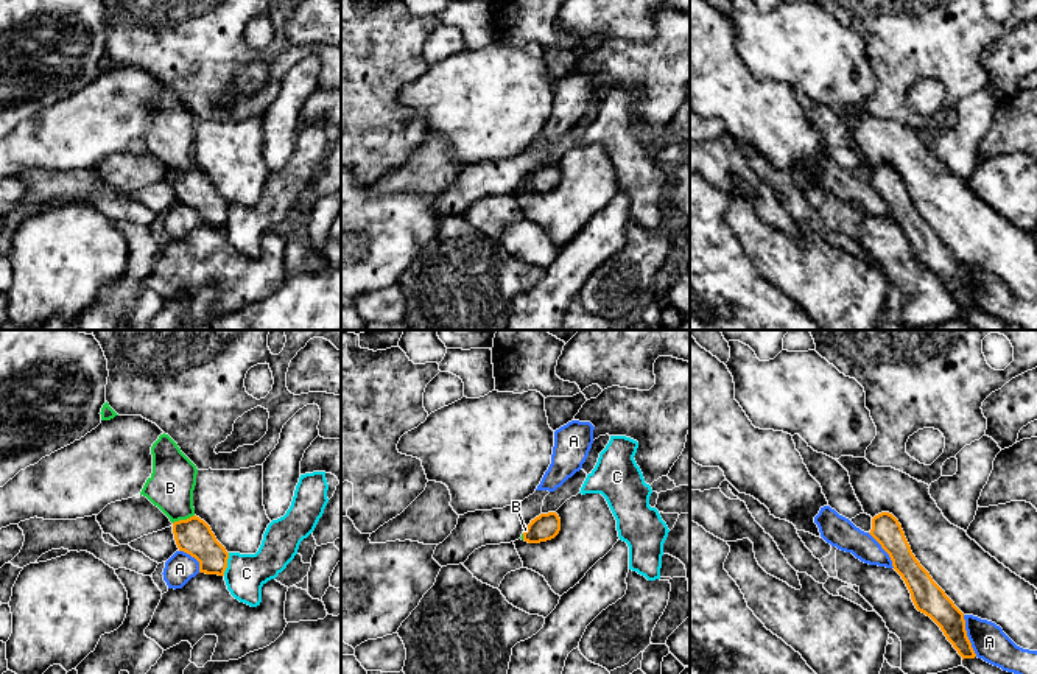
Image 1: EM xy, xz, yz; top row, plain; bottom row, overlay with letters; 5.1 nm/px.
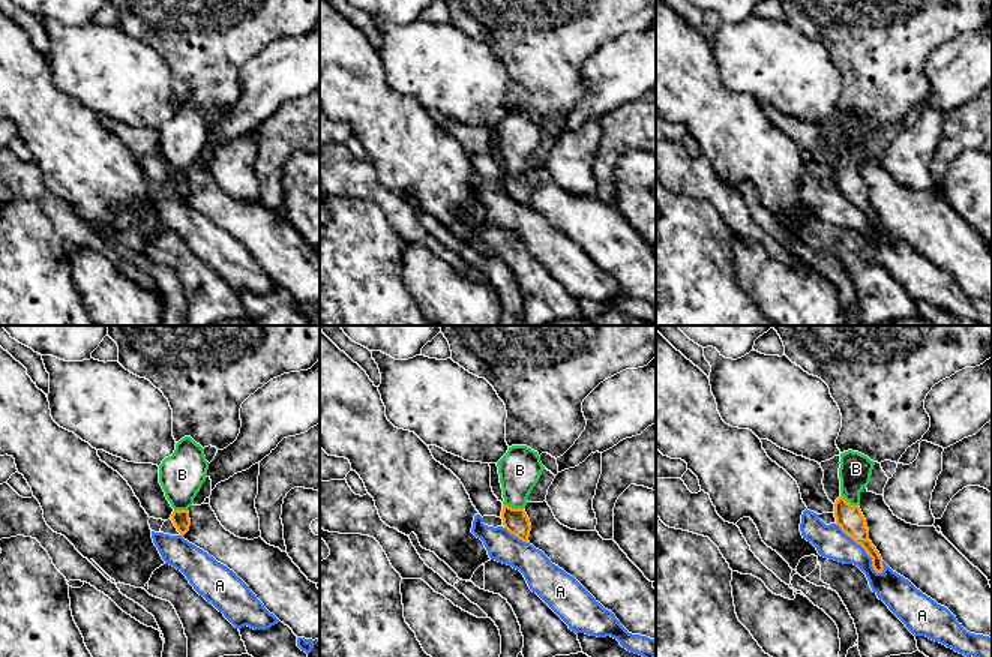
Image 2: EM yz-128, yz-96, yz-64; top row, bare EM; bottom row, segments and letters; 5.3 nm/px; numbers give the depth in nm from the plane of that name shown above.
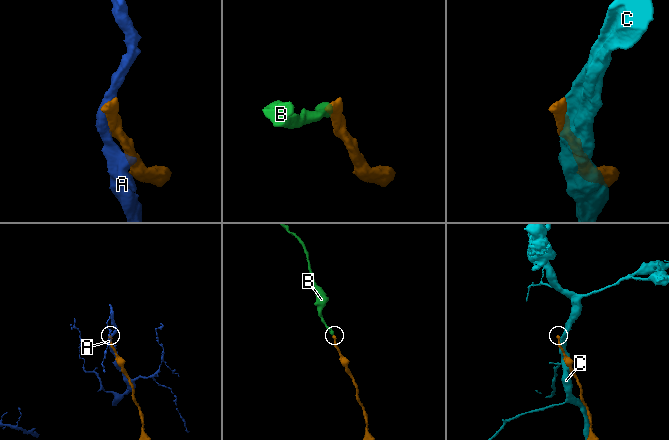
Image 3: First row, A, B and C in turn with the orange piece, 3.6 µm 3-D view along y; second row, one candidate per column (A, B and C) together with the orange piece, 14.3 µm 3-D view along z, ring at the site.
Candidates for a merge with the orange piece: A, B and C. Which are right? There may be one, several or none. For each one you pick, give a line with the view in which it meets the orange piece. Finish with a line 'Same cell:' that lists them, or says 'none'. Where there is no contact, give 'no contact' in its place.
B: meets orange in xy
Same cell: B

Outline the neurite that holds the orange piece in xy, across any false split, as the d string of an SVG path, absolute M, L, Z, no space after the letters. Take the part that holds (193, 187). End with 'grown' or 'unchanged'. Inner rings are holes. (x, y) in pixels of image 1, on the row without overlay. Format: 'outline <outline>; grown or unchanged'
outline M165 84L153 95L151 106L153 125L140 146L170 170L179 202L199 213L199 224L224 227L229 204L216 191L210 177L195 167L196 117Z; grown

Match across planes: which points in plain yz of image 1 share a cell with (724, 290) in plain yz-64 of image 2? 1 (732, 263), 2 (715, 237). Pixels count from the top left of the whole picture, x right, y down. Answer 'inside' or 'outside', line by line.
1: inside
2: inside

